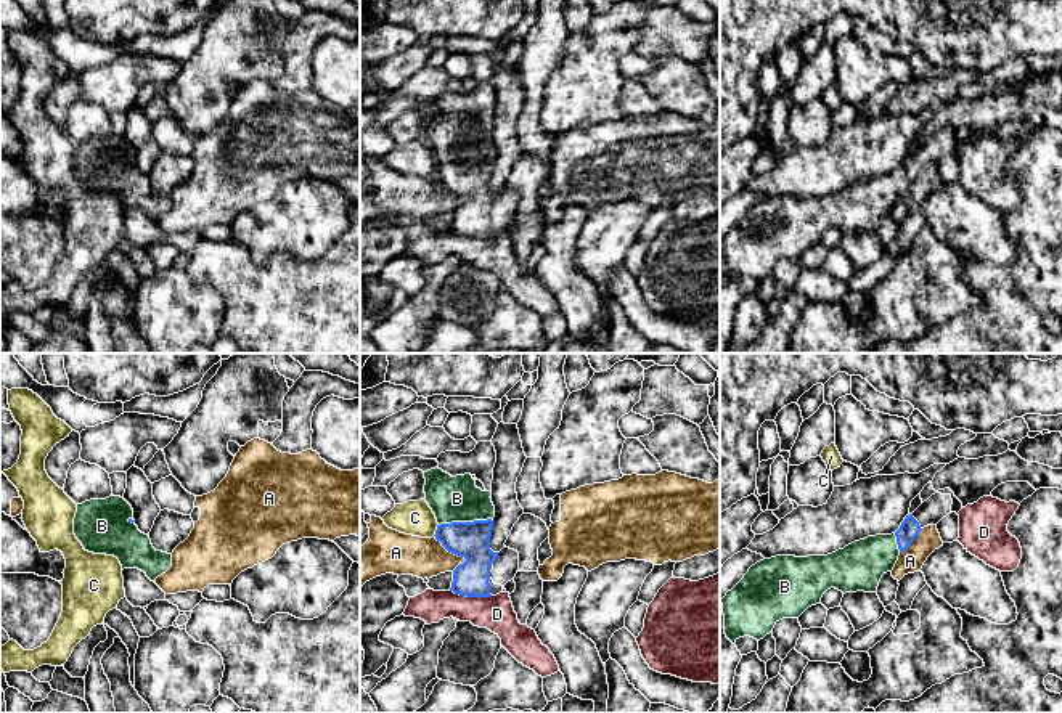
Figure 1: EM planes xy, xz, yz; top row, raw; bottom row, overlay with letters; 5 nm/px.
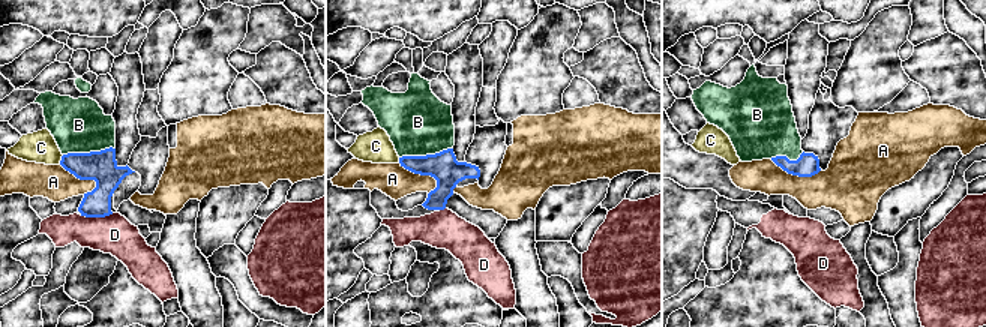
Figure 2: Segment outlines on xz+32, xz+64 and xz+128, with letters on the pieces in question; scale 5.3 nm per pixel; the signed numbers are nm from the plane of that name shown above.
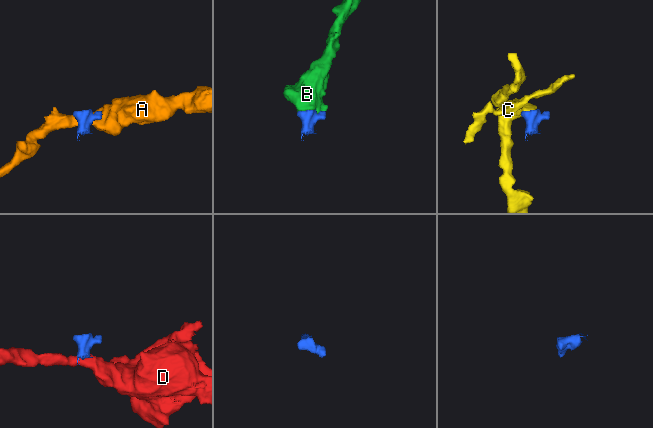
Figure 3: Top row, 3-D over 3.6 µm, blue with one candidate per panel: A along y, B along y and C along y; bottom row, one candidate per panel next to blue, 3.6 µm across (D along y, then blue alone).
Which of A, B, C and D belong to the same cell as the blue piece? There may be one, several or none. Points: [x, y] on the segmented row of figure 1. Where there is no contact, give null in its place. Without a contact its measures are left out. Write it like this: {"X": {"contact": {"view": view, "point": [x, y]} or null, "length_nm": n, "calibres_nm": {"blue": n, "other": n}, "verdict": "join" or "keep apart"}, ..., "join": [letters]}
{"A": {"contact": {"view": "xz", "point": [455, 554]}, "length_nm": 200, "calibres_nm": {"blue": 190, "other": 200}, "verdict": "keep apart"}, "B": {"contact": {"view": "xz", "point": [465, 522]}, "length_nm": 260, "calibres_nm": {"blue": 190, "other": 220}, "verdict": "join"}, "C": {"contact": {"view": "xz", "point": [436, 530]}, "length_nm": 70, "calibres_nm": {"blue": 190, "other": 180}, "verdict": "keep apart"}, "D": {"contact": {"view": "xz", "point": [471, 596]}, "length_nm": 220, "calibres_nm": {"blue": 180, "other": 180}, "verdict": "keep apart"}, "join": ["B"]}

